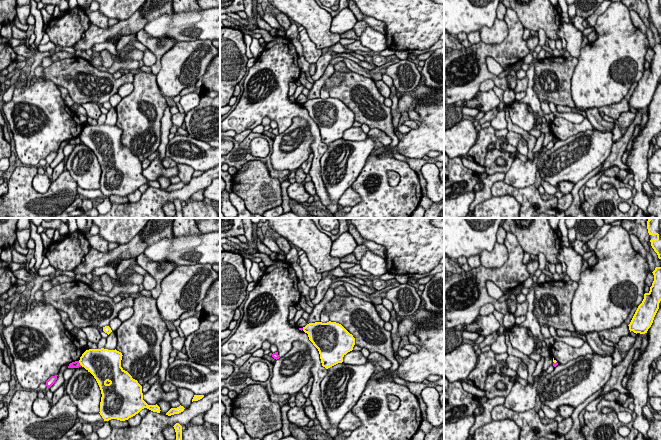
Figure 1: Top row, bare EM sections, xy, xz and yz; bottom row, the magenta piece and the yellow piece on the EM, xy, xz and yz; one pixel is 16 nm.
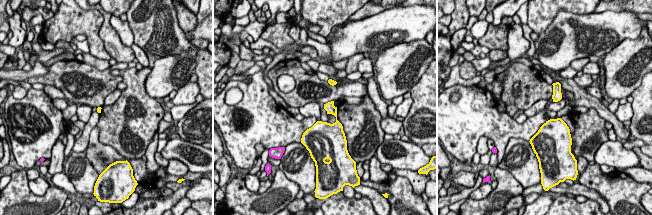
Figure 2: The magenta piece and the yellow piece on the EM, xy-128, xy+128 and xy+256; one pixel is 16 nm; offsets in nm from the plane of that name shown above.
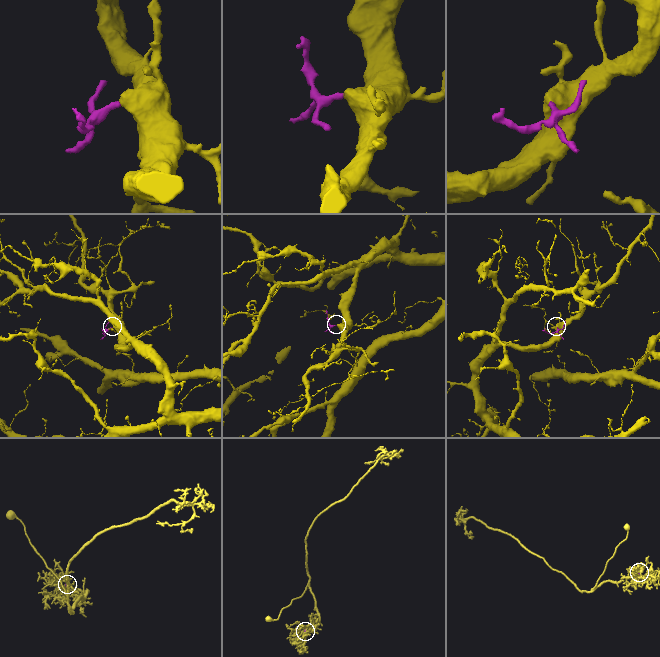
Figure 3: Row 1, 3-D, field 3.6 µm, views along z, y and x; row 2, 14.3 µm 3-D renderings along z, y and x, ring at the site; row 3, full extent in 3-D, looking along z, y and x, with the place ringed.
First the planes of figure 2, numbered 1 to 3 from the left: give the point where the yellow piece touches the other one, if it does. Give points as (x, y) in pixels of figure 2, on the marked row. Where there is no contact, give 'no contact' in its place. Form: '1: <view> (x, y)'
1: no contact
2: no contact
3: no contact

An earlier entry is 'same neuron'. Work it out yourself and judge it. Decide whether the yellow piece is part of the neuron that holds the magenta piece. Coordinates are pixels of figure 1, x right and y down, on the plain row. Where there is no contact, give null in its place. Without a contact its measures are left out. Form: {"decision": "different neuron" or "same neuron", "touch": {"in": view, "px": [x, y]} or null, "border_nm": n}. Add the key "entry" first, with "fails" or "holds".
{"entry": "fails", "decision": "different neuron", "touch": {"in": "xy", "px": [79, 139]}, "border_nm": 100}

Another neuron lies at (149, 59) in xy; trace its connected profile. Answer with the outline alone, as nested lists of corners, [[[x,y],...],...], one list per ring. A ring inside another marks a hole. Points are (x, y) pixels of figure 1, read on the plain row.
[[[148,49],[144,52],[143,56],[143,65],[151,67],[152,65],[155,64],[156,62],[156,57],[155,55]]]

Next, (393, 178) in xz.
[[[389,171],[387,173],[387,176],[388,176],[388,181],[389,181],[390,186],[395,187],[395,186],[397,186],[399,184],[399,182],[400,182],[399,174],[397,174],[397,173],[393,172],[393,171]]]

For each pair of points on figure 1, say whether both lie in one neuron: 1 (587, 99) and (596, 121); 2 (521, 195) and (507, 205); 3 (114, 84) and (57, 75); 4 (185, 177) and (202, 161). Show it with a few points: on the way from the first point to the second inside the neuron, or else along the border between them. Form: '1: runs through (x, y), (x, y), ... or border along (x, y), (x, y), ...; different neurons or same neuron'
1: border along (589, 108), (597, 109); different neurons
2: border along (492, 195), (511, 195), (521, 206); different neurons
3: runs through (100, 84), (71, 84); same neuron
4: border along (177, 163), (189, 165), (195, 170); different neurons

